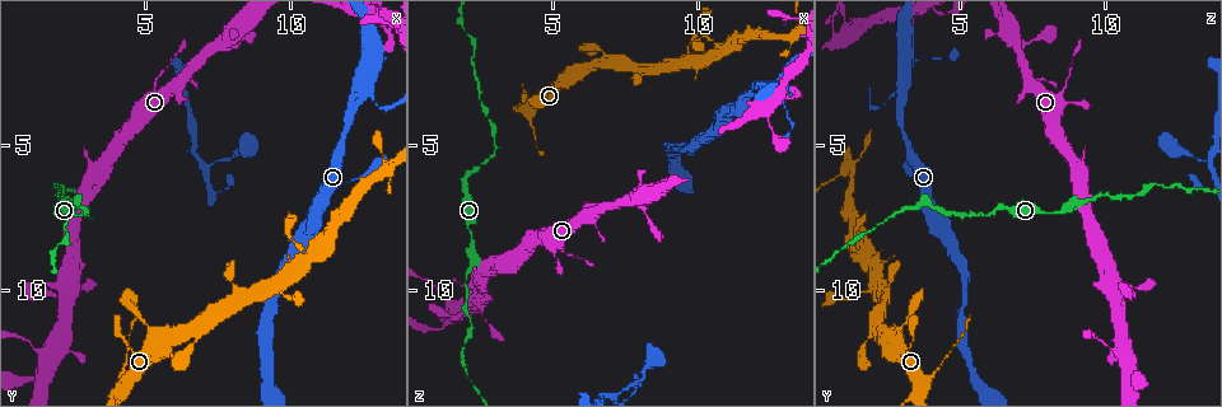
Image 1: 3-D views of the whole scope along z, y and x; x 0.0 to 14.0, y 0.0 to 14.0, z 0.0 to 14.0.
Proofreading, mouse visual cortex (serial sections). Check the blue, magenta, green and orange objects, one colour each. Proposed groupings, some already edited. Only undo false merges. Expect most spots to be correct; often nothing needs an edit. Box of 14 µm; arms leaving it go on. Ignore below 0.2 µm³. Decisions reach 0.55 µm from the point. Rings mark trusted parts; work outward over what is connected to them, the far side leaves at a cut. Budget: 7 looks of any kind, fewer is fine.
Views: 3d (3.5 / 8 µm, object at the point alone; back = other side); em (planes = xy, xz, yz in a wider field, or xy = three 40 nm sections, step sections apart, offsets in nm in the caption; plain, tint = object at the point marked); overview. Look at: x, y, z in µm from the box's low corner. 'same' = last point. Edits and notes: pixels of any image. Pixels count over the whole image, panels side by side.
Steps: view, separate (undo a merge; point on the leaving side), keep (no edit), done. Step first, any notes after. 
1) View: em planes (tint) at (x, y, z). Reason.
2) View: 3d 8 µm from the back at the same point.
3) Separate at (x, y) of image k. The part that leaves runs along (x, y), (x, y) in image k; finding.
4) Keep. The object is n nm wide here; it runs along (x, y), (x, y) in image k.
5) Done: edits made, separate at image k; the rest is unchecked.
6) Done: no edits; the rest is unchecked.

View: 3d 3.5 µm at (13.4, 5.9, 1.2).

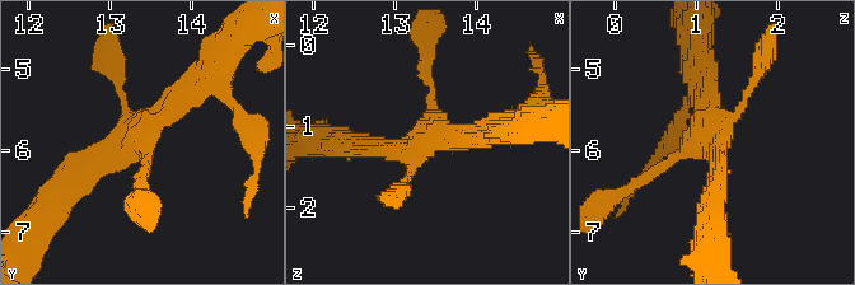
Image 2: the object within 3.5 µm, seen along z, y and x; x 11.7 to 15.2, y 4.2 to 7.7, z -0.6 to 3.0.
View: em xy step 3 (plain) at (13.30, 5.90, 1.20).

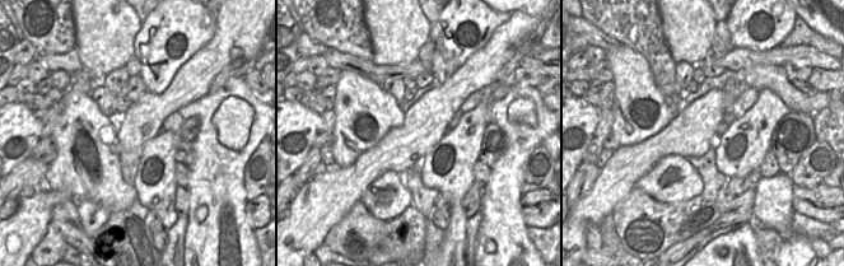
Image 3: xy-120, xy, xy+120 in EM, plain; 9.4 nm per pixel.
View: em xy step 3 (tint) at the same point. Where the object lies.

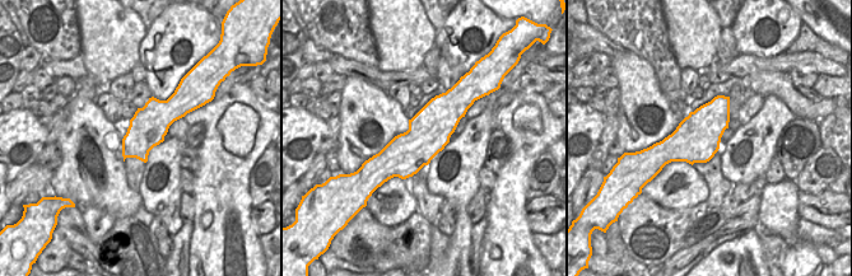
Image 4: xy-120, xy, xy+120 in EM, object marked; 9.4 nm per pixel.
Keep. It runs along (65, 191), (155, 121), (186, 74) in image 2; all the same cell.

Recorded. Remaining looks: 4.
View: 3d 3.5 µm at (12.6, 3.2, 3.0). Thin arm on a thick one.

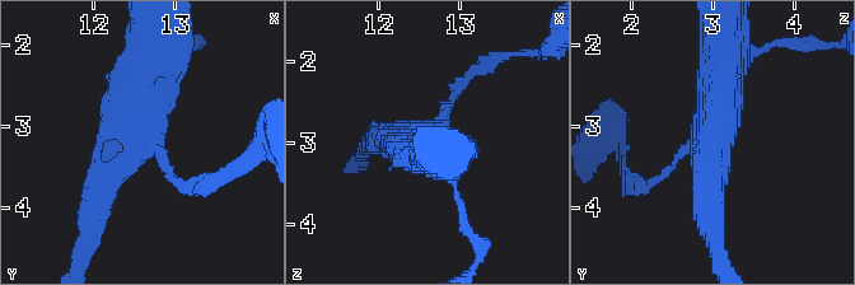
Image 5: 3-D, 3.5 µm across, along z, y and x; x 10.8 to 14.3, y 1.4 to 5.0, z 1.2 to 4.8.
View: em xy step 1 (tint) at (12.55, 3.15, 3.00). 3 arms meet here; the arms are 150, 400, 450 nm wide.

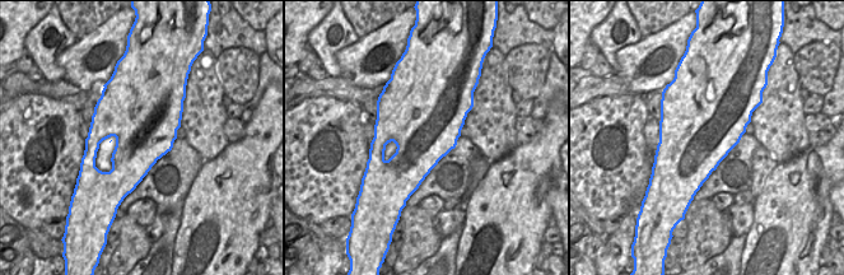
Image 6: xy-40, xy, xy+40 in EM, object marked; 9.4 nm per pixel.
Keep. Continuous, no second cell.

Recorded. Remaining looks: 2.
View: 3d 3.5 µm at (1.6, 12.1, 10.5). Thick turns thin.

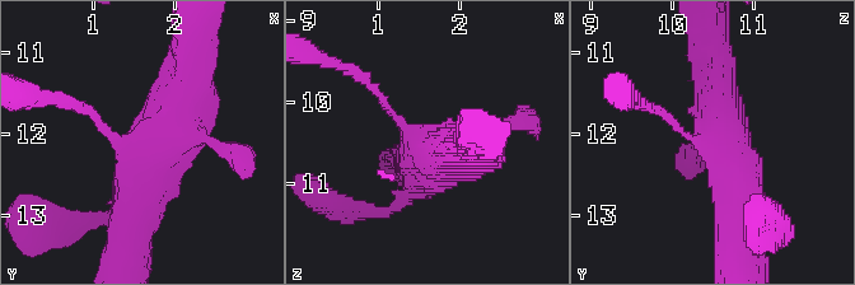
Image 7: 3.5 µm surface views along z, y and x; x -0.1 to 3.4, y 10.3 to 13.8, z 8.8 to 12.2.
View: em planes (tint) at (1.55, 12.10, 10.50).

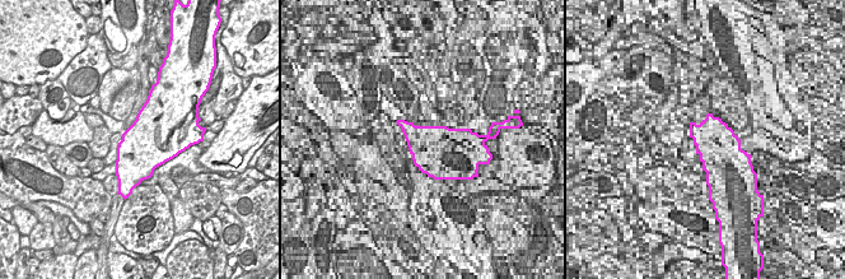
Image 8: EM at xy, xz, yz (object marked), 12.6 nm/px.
Keep. It runs along (190, 69), (146, 167), (131, 225) in image 7; continuous, no second cell.

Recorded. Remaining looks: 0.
Done: no edits; the rest is unchecked.

